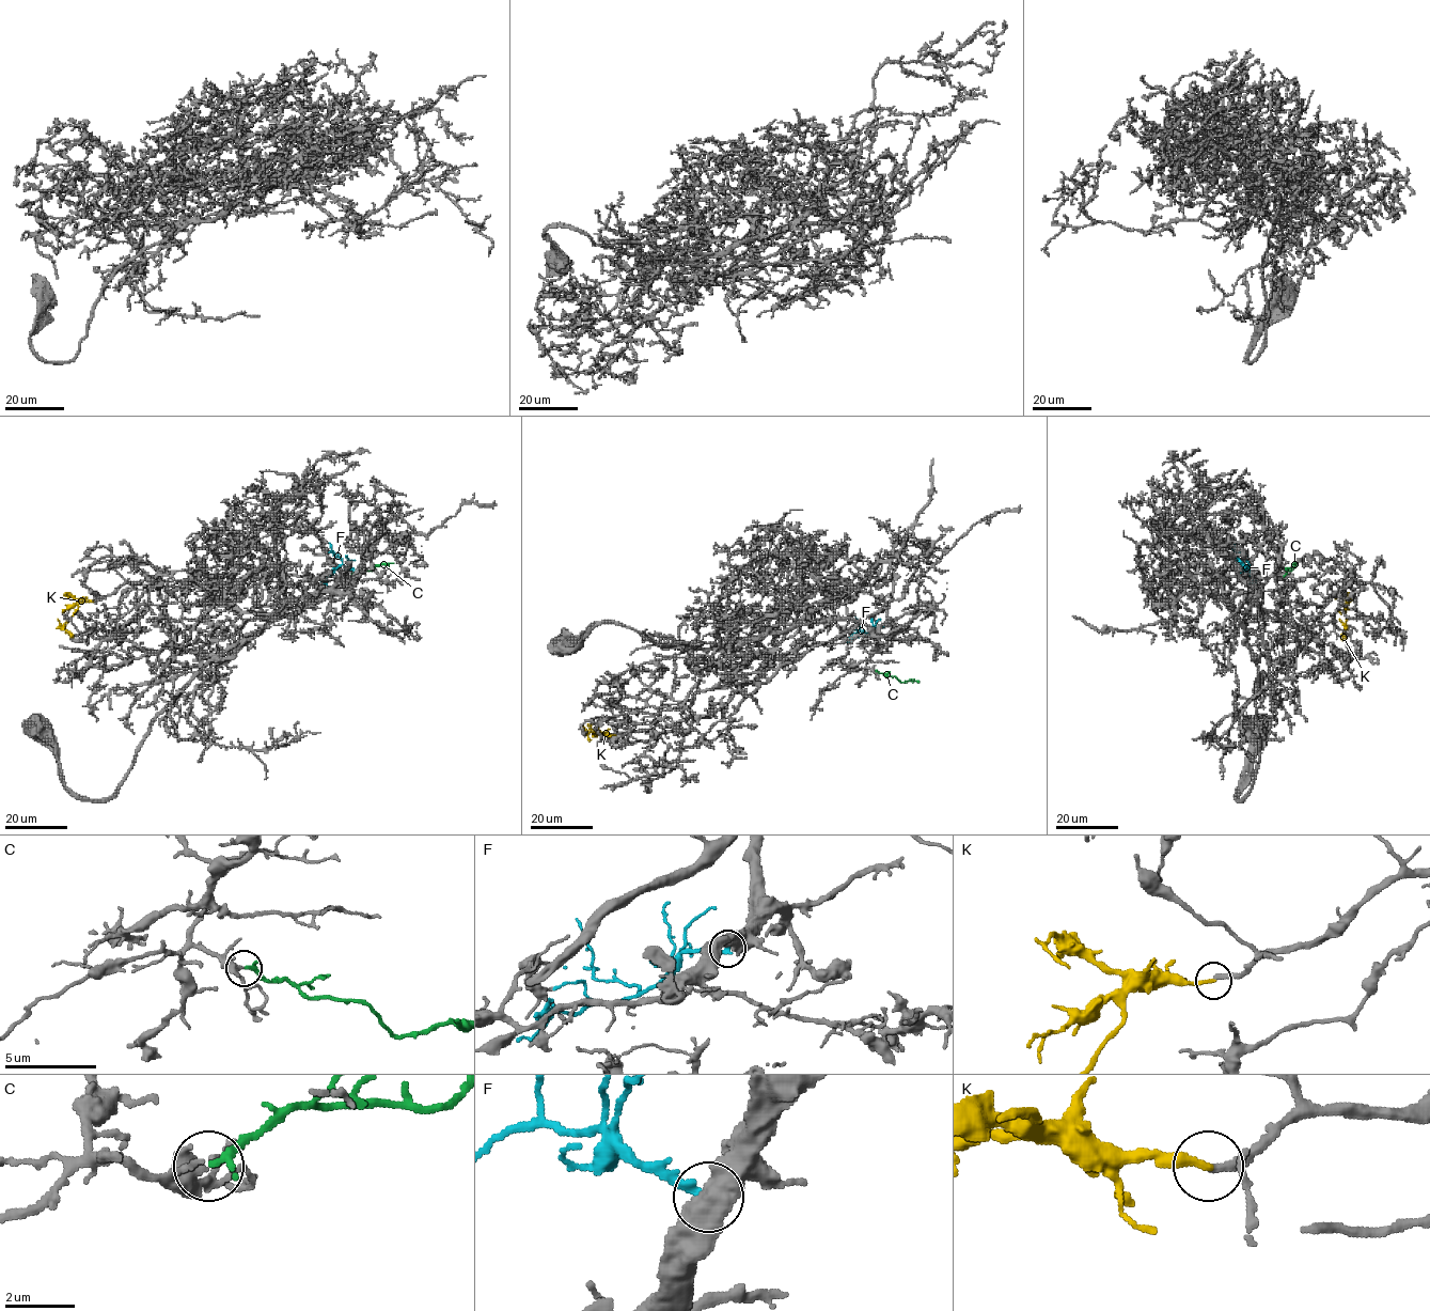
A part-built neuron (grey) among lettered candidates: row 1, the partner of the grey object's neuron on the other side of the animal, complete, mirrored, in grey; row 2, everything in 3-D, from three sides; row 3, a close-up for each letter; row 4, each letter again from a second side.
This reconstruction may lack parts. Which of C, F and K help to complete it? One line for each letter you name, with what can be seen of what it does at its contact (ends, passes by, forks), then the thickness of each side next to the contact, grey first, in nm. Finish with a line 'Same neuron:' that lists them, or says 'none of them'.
C: It ends there. Thickness 440 nm (grey) against 200 nm
K: It ends there. Thickness 280 nm (grey) against 220 nm
Same neuron: C, K

